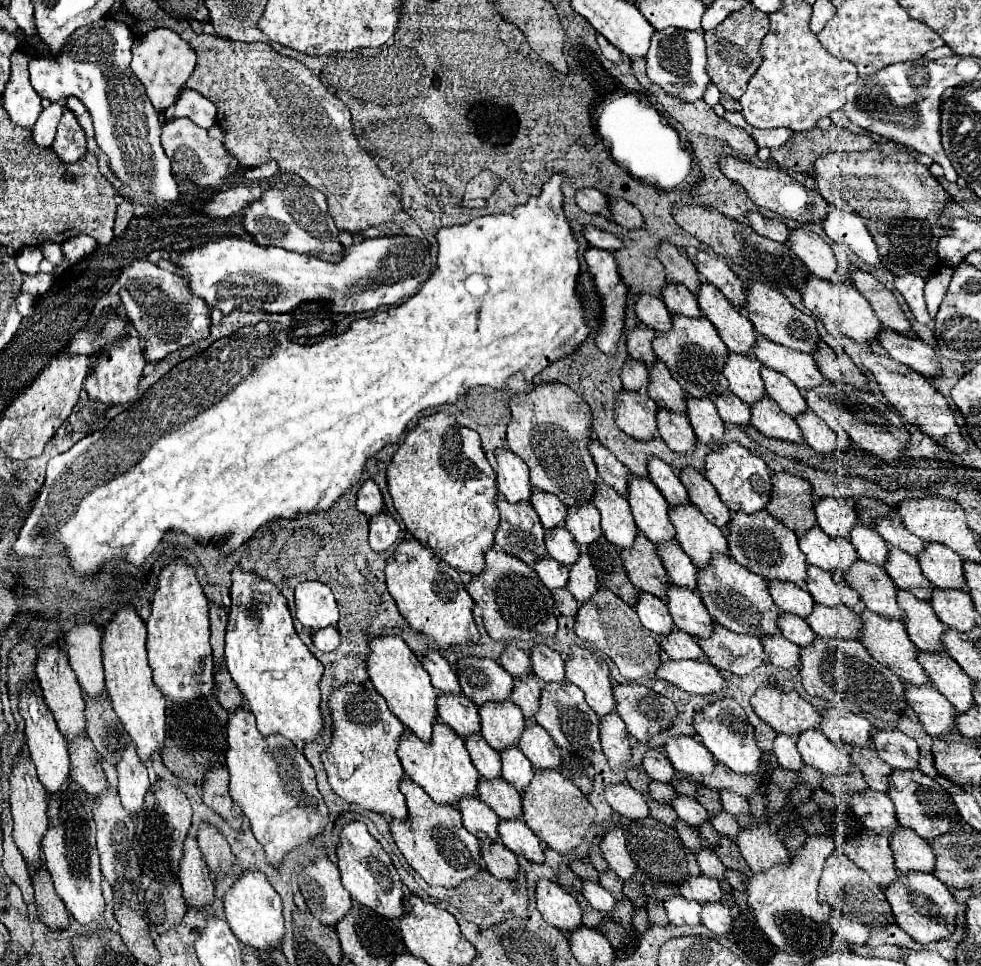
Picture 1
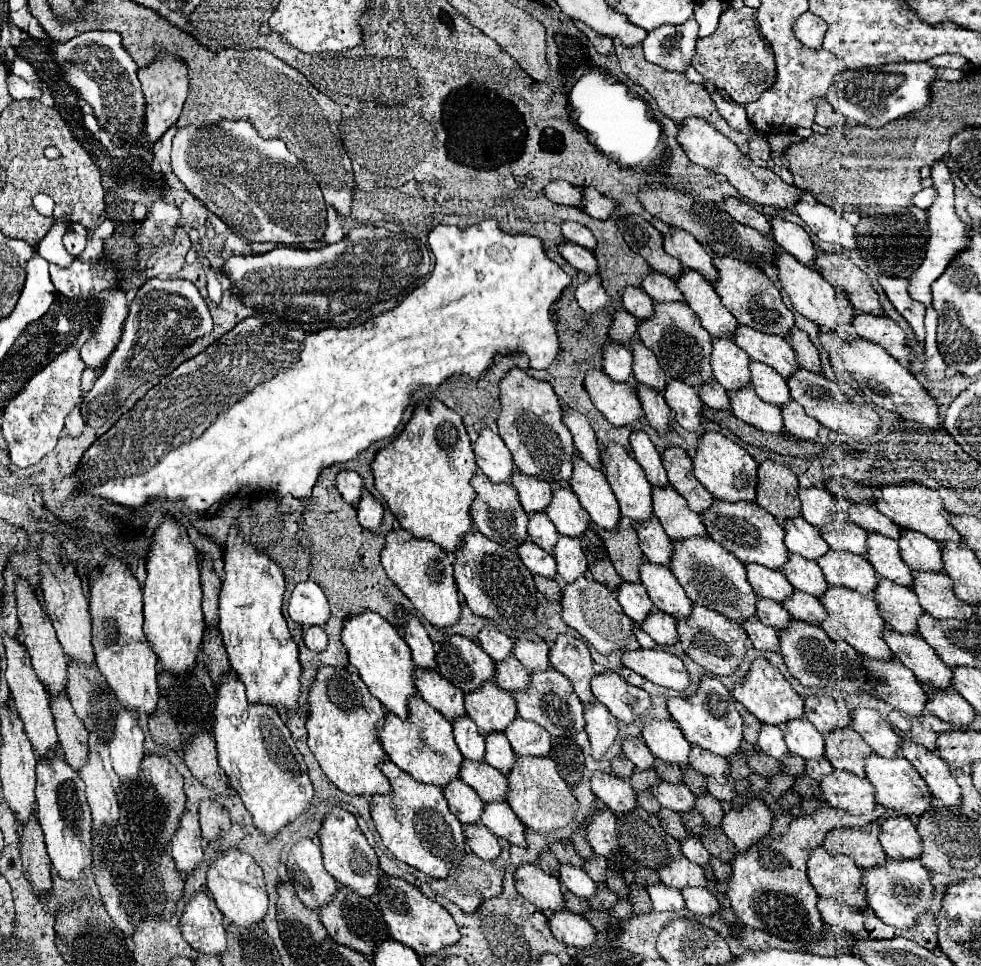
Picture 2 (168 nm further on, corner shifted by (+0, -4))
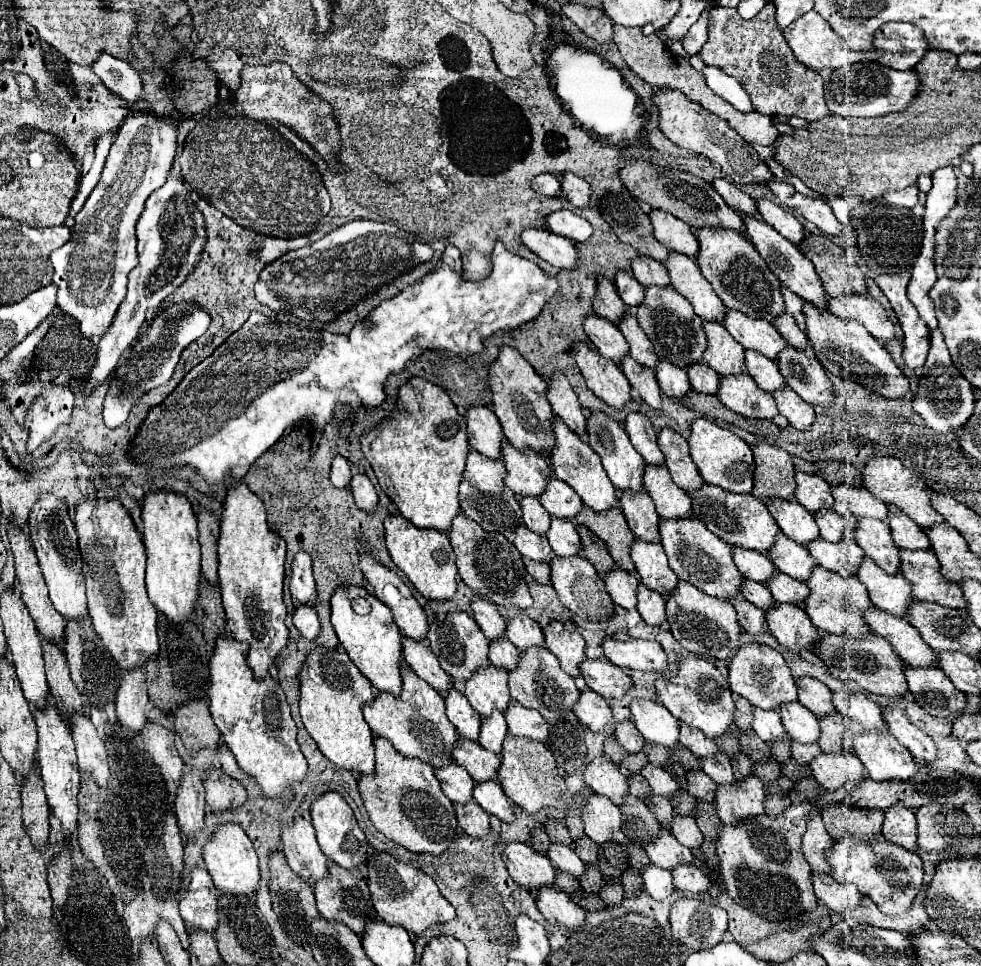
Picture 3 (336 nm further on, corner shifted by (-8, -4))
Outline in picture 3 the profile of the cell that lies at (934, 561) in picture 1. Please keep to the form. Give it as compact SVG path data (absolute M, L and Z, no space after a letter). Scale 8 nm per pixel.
M888 506L888 524L892 528L892 538L902 550L932 550L930 538L916 522L912 522L902 510L896 506Z

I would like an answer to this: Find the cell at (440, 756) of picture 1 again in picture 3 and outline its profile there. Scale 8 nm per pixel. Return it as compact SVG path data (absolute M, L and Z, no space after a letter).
M404 666L404 690L400 698L392 698L392 694L378 694L376 700L370 706L364 706L364 718L368 722L368 726L372 728L372 732L380 738L386 738L392 742L392 746L406 758L418 758L420 762L430 764L432 768L442 768L452 764L454 756L452 750L456 748L458 742L458 732L454 728L454 724L448 720L446 716L446 706L444 706L444 698L432 688L428 686L422 678L416 678L416 674L412 674L412 670L408 670L408 666Z

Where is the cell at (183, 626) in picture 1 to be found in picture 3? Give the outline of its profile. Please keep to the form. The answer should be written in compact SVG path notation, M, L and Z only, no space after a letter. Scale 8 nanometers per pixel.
M152 492L144 498L142 506L144 522L144 546L148 554L146 588L148 598L170 622L182 624L194 618L198 586L200 586L200 542L196 528L196 514L186 500L172 492Z

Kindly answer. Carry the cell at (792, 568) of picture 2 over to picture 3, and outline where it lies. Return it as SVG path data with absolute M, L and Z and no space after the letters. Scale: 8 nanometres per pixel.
M784 534L776 536L776 546L768 552L768 556L780 572L800 582L806 582L812 576L812 570L818 566L812 554L804 546L798 546Z

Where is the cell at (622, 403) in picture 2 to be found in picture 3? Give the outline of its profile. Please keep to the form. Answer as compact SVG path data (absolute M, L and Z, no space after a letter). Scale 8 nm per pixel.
M580 344L576 362L582 376L586 378L586 386L600 400L616 410L626 408L626 404L632 400L632 386L628 384L628 378L622 374L622 368L618 364L602 358L588 344Z

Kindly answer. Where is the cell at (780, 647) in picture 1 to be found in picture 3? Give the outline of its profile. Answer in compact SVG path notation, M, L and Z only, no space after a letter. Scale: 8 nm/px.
M734 598L732 600L732 606L736 608L738 612L738 622L740 626L750 632L750 634L762 634L768 630L766 626L766 616L764 616L764 610L752 606L750 602L742 600L742 598Z

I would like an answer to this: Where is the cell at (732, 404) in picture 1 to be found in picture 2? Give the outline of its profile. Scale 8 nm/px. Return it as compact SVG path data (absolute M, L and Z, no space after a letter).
M710 378L708 382L704 382L702 388L698 388L698 396L704 400L706 406L710 406L714 410L728 410L730 408L726 390L714 378Z

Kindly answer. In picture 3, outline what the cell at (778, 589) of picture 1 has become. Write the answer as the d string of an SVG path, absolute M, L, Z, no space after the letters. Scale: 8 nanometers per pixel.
M734 548L734 562L744 578L754 580L758 584L766 584L768 580L772 580L778 574L772 560L754 550L748 552L744 548Z

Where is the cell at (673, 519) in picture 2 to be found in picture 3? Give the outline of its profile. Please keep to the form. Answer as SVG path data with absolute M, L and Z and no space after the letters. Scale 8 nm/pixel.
M646 466L644 470L644 488L652 496L656 510L666 520L692 518L692 500L690 496L674 484L664 466Z

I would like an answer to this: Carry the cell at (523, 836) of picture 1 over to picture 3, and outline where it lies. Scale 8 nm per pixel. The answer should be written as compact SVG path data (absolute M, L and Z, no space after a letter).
M484 782L484 784L476 784L476 798L474 798L488 814L496 816L498 820L506 822L506 824L514 824L516 816L514 816L514 808L510 804L510 800L506 798L504 790L500 788L498 782Z

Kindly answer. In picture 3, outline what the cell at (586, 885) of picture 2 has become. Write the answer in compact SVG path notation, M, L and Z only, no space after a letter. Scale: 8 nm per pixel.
M554 842L548 850L548 858L552 860L552 864L568 874L572 874L574 878L580 878L586 872L586 864L576 856L576 852L564 844Z

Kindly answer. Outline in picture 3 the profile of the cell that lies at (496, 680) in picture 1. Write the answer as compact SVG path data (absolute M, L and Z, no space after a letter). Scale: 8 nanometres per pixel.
M456 612L456 614L434 614L434 618L430 620L428 642L430 642L430 648L432 648L434 656L438 658L440 666L456 682L466 682L468 678L472 678L474 670L480 670L480 668L484 668L484 666L490 664L490 660L488 660L490 642L484 638L484 634L476 626L474 618L468 616L468 614L464 614L464 612Z

